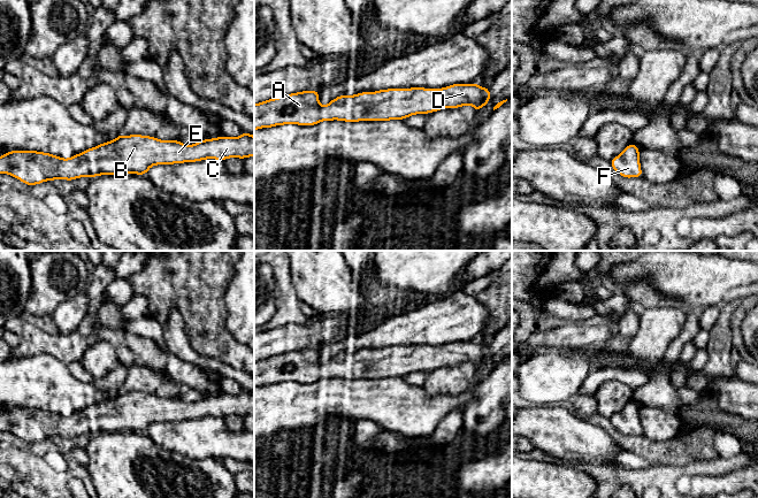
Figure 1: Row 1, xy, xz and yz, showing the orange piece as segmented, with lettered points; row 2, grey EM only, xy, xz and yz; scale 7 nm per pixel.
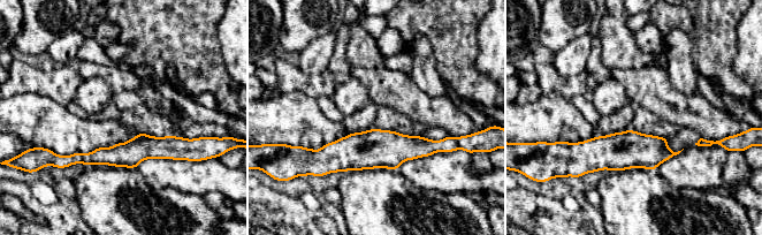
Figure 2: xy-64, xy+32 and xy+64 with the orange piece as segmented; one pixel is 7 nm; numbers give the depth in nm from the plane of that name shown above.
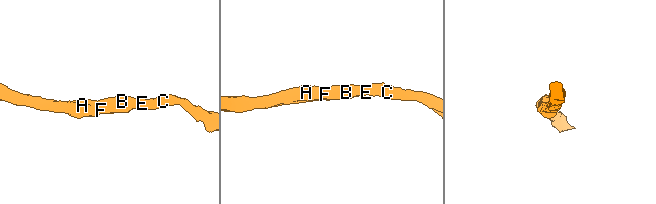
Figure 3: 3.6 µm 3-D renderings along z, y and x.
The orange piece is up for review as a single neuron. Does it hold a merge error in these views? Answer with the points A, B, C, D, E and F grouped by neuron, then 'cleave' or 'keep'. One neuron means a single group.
A B C D E F | keep

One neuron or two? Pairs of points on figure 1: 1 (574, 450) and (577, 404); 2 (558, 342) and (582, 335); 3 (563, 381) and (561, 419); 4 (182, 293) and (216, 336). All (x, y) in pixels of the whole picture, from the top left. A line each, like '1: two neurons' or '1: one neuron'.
1: two neurons
2: one neuron
3: two neurons
4: one neuron

